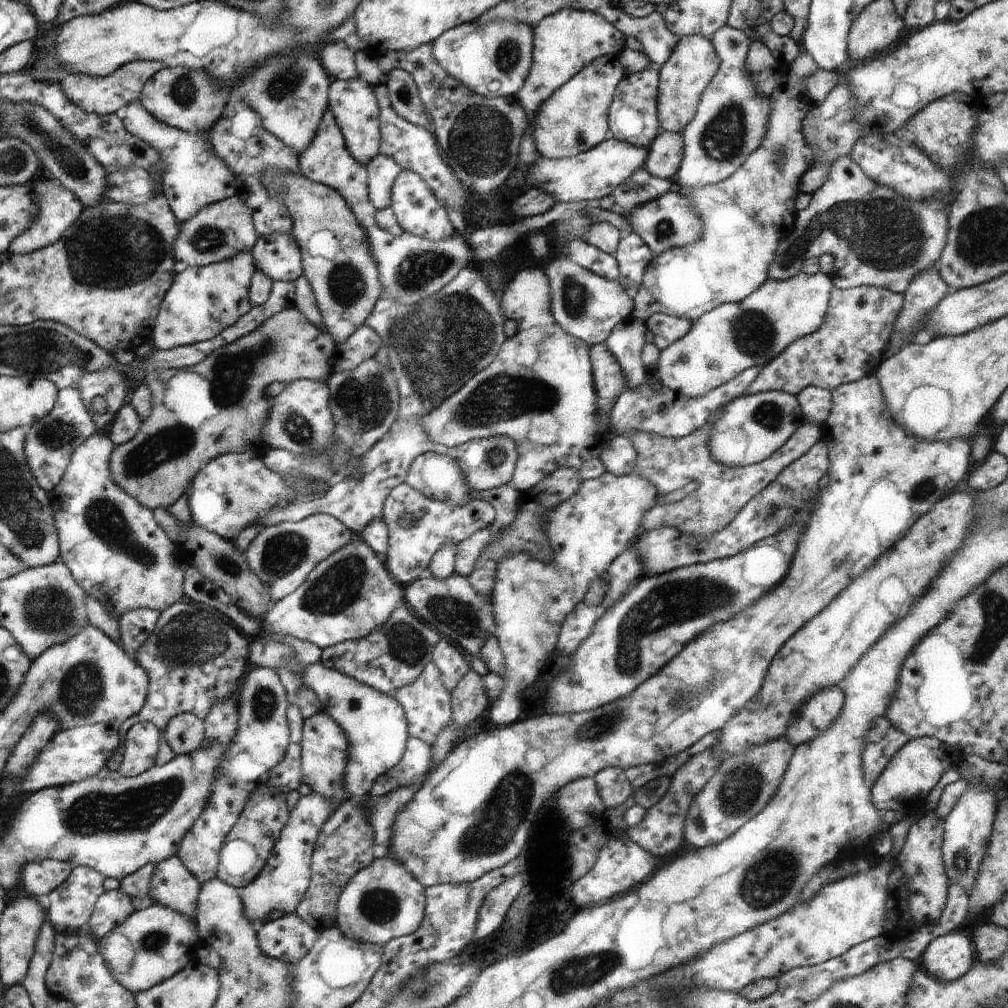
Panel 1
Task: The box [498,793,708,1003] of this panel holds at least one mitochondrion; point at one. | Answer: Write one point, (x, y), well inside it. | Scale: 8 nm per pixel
(576, 973)

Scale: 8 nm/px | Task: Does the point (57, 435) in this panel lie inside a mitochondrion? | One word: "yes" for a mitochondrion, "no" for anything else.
yes

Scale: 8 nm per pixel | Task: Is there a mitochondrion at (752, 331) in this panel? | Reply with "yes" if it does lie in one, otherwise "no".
yes

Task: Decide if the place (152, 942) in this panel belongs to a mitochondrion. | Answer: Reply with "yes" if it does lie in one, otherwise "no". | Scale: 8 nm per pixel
yes

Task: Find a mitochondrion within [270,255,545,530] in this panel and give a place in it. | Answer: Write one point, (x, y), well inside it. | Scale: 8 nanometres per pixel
(435, 358)

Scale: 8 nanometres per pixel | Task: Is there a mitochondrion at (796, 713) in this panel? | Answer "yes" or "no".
no

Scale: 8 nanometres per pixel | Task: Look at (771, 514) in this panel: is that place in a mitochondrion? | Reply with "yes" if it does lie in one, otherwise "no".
yes

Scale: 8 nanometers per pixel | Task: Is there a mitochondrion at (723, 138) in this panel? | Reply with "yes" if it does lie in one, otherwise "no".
yes

